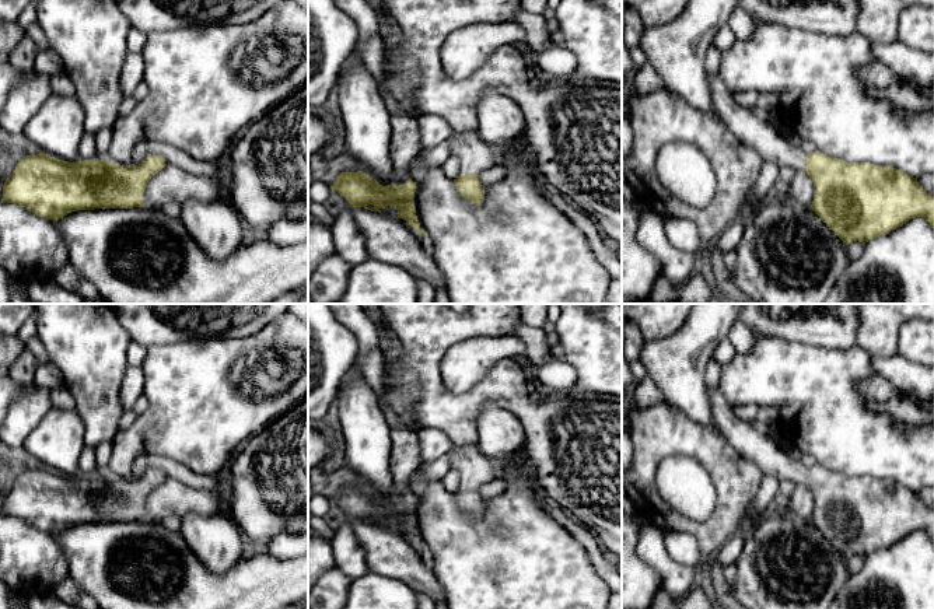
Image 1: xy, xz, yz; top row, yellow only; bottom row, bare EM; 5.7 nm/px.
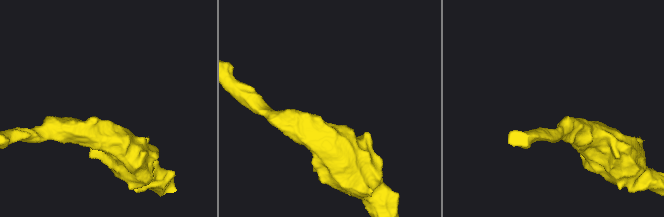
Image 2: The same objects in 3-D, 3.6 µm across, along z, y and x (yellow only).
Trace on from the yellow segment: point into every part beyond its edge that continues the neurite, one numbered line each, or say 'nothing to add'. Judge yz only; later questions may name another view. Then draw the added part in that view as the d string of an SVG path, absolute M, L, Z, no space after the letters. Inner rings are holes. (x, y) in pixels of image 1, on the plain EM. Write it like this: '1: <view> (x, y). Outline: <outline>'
1: yz (742, 436). Outline: M707 389L716 428L727 442L744 458L756 463L763 475L791 479L797 484L807 480L807 466L773 438L759 433L752 421L735 416L732 406L720 391Z

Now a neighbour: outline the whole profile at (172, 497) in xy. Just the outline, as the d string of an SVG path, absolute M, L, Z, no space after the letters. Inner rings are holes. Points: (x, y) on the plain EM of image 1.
M175 477L167 479L147 497L143 518L146 521L161 521L169 515L183 517L196 512L211 517L220 510L220 497L213 490L193 489Z

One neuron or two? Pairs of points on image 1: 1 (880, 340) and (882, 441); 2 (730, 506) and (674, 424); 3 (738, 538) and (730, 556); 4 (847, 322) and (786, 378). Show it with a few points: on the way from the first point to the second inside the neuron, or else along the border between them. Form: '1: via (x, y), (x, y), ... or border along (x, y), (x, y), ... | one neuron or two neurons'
1: border along (856, 343), (873, 356) | two neurons
2: via (730, 485), (730, 478), (695, 443) | one neuron
3: via (735, 542), (730, 552) | one neuron
4: border along (787, 339), (796, 343), (824, 347), (852, 347) | two neurons

